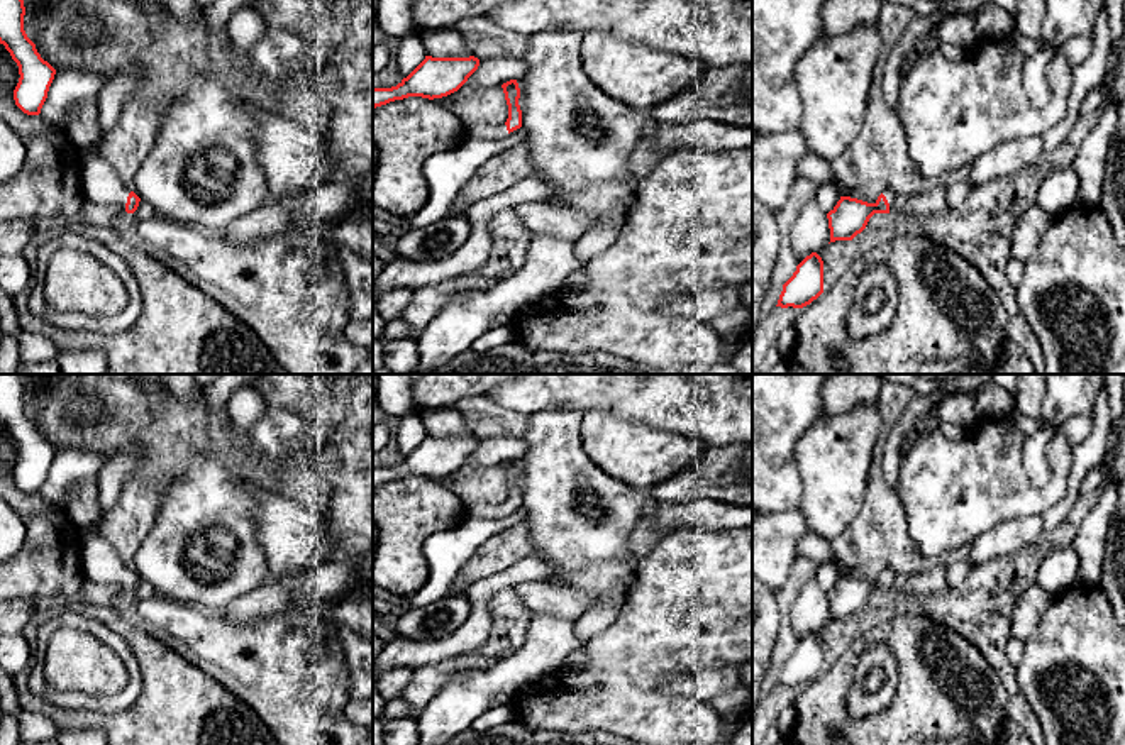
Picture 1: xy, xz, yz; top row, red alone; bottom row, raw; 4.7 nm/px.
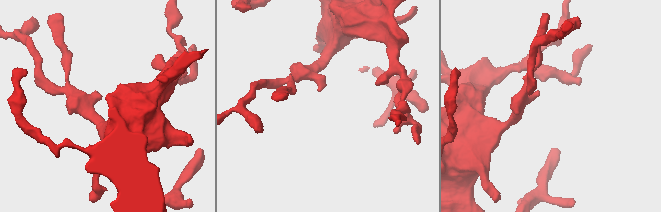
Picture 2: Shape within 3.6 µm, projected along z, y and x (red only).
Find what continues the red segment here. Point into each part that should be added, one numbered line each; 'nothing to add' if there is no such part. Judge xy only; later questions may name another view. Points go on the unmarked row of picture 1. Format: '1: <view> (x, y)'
1: xy (100, 562)

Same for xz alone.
1: xz (487, 510)

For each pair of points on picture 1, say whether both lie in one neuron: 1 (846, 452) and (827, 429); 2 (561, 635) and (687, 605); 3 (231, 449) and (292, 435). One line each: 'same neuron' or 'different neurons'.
1: same neuron
2: different neurons
3: same neuron

